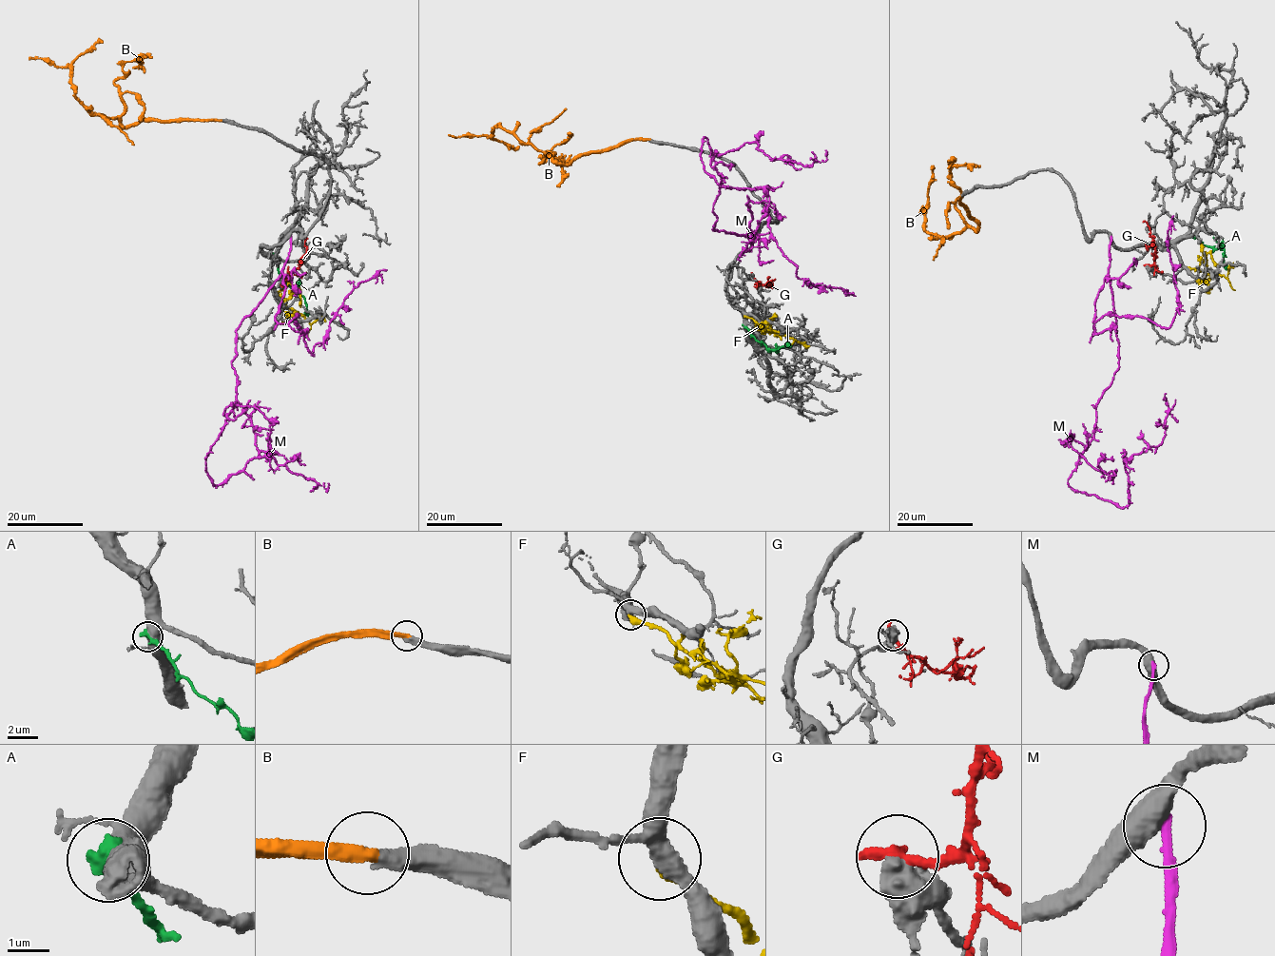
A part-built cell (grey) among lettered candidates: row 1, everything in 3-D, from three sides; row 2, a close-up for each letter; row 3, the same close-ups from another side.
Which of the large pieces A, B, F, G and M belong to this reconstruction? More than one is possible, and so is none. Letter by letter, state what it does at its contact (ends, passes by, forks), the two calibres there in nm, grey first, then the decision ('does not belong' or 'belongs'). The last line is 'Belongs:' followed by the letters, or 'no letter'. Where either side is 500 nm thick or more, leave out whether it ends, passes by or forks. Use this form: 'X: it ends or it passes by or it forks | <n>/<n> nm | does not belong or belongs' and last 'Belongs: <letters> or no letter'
A: 550/460 nm | does not belong
B: it ends | 400/360 nm | belongs
F: it ends | 360/400 nm | does not belong
G: 500/320 nm | does not belong
M: 500/240 nm | does not belong
Belongs: B

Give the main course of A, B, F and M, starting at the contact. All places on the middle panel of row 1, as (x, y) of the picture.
A: (743, 325), (768, 349), (776, 350), (788, 342), (791, 346)
B: (648, 140), (628, 140), (581, 153), (568, 164), (555, 163), (498, 125), (494, 128), (492, 138), (518, 146)
F: (744, 315), (809, 346)
M: (749, 250), (748, 235), (712, 229), (722, 177), (703, 139), (704, 171), (769, 197), (744, 251), (763, 246)

